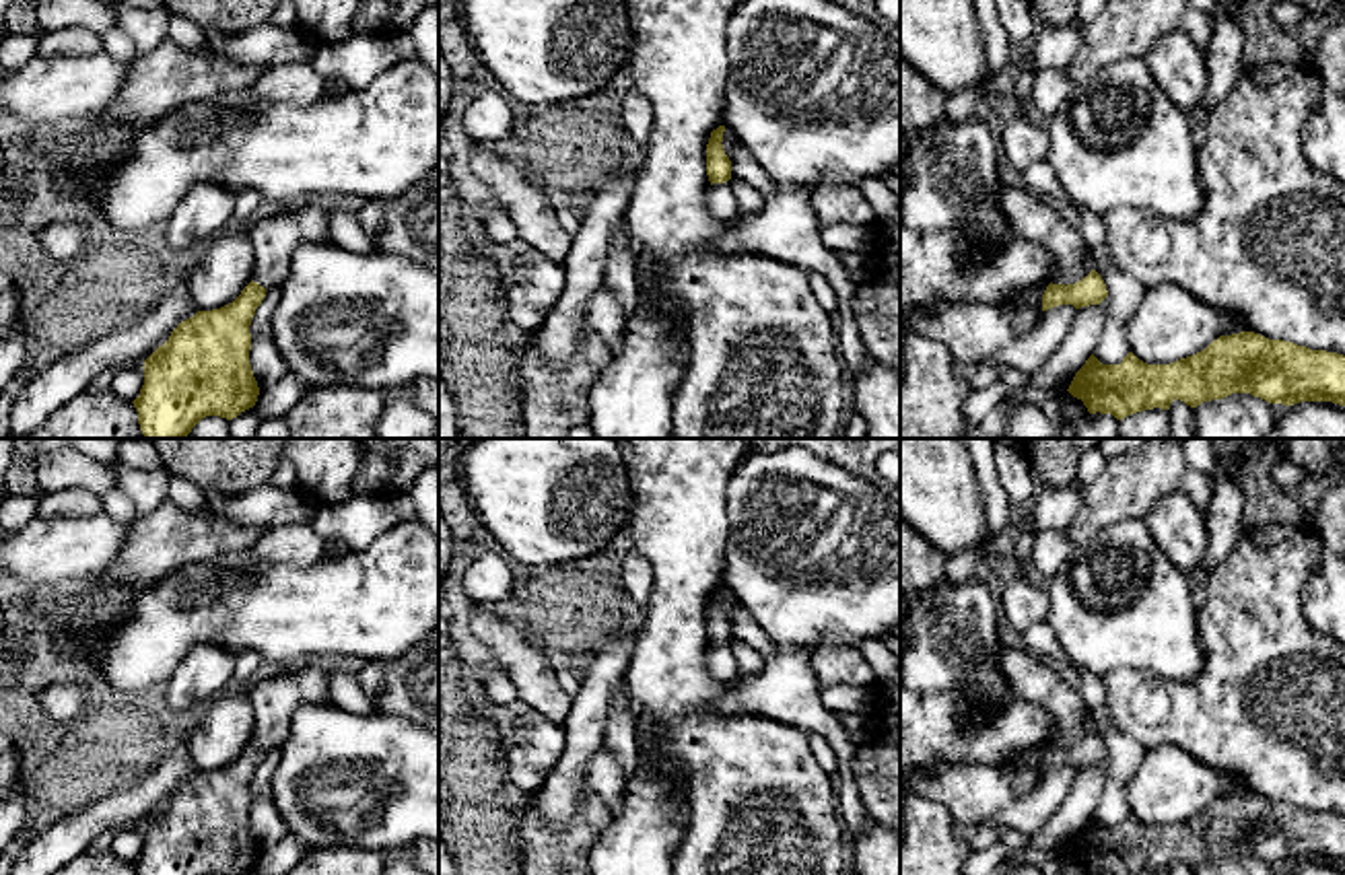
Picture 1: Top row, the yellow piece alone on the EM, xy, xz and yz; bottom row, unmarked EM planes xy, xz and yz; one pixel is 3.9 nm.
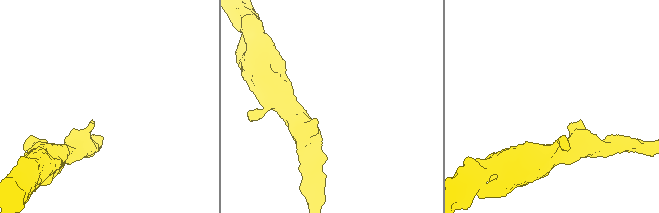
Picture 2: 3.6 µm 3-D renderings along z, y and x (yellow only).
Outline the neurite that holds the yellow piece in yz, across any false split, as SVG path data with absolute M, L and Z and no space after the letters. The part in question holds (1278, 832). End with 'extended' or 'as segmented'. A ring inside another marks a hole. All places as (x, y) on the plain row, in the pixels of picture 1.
M1240 793L1219 797L1205 811L1170 826L1147 826L1133 813L1120 826L1102 826L1092 815L1067 852L1081 861L1090 875L1170 871L1174 861L1197 869L1232 854L1250 854L1283 867L1345 867L1345 817Z; as segmented

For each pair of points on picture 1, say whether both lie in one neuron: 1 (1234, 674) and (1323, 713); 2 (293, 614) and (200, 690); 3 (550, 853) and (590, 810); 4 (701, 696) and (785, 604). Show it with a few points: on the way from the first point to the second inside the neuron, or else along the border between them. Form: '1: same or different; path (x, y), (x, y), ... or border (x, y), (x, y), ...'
1: same; path (1257, 682), (1284, 709), (1300, 713)
2: different; border (233, 653), (213, 645), (194, 645), (184, 655)
3: same; path (561, 845), (585, 820)
4: different; border (713, 703), (717, 713), (763, 715)

